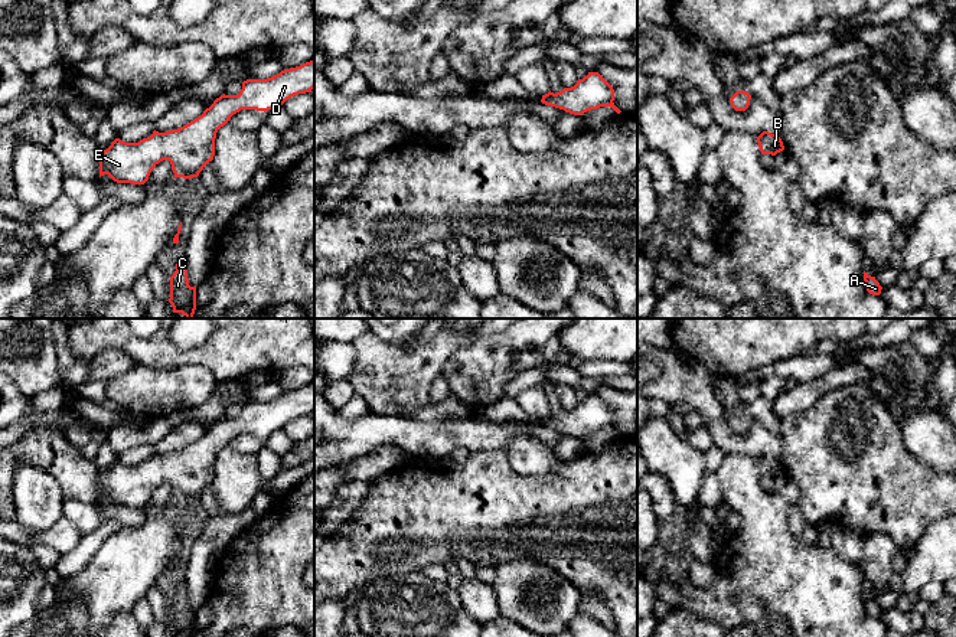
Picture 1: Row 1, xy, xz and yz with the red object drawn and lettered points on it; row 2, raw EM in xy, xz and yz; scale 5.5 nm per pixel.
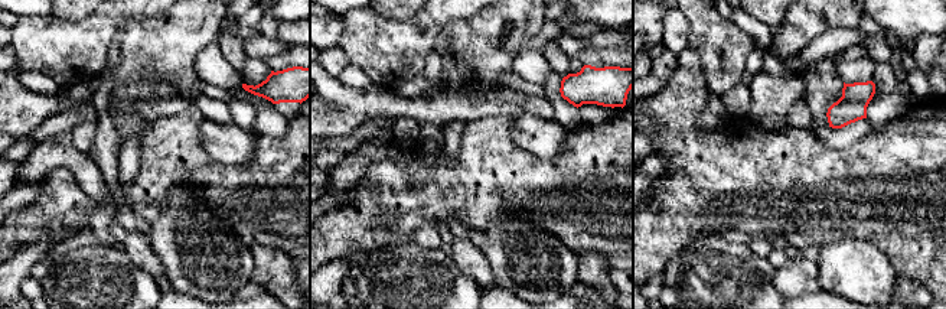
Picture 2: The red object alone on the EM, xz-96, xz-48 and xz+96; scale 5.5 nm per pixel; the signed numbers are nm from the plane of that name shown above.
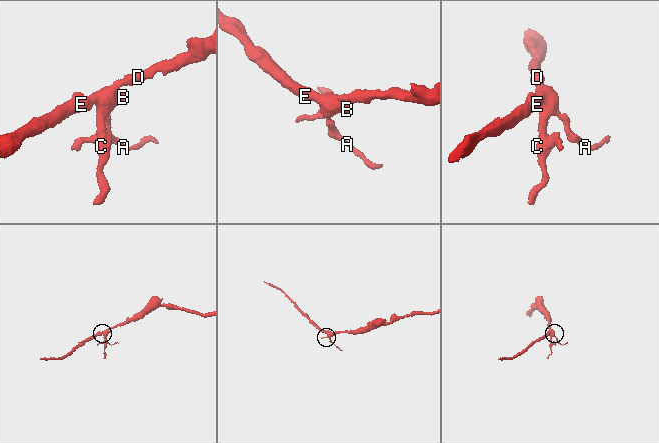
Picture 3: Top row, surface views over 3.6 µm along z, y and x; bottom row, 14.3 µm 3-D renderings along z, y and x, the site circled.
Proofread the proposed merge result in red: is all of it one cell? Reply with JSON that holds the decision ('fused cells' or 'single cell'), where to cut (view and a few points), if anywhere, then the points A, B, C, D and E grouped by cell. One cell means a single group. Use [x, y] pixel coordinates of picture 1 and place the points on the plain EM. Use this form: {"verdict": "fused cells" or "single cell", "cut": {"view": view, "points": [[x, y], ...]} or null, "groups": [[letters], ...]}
{"verdict": "single cell", "cut": null, "groups": [["A", "B", "C", "D", "E"]]}

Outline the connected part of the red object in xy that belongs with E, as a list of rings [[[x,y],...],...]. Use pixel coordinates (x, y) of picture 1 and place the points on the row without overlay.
[[[314,382],[267,402],[247,402],[238,418],[221,418],[202,438],[177,453],[154,453],[138,466],[115,461],[107,473],[99,474],[99,500],[108,497],[117,506],[144,507],[163,483],[170,484],[174,502],[198,500],[213,483],[218,453],[234,437],[241,432],[265,435],[313,411]]]

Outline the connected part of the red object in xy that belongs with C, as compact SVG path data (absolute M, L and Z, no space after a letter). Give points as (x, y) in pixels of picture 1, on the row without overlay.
M186 579L176 587L176 594L170 600L169 625L173 630L173 636L195 637L196 608L189 608Z

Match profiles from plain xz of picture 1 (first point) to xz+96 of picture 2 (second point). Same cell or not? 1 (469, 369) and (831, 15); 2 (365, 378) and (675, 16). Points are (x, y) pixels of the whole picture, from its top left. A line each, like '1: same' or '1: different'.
1: same
2: different

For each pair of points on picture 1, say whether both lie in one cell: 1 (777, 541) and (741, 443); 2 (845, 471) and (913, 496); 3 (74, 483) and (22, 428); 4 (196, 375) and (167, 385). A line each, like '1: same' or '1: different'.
1: different
2: same
3: different
4: same

